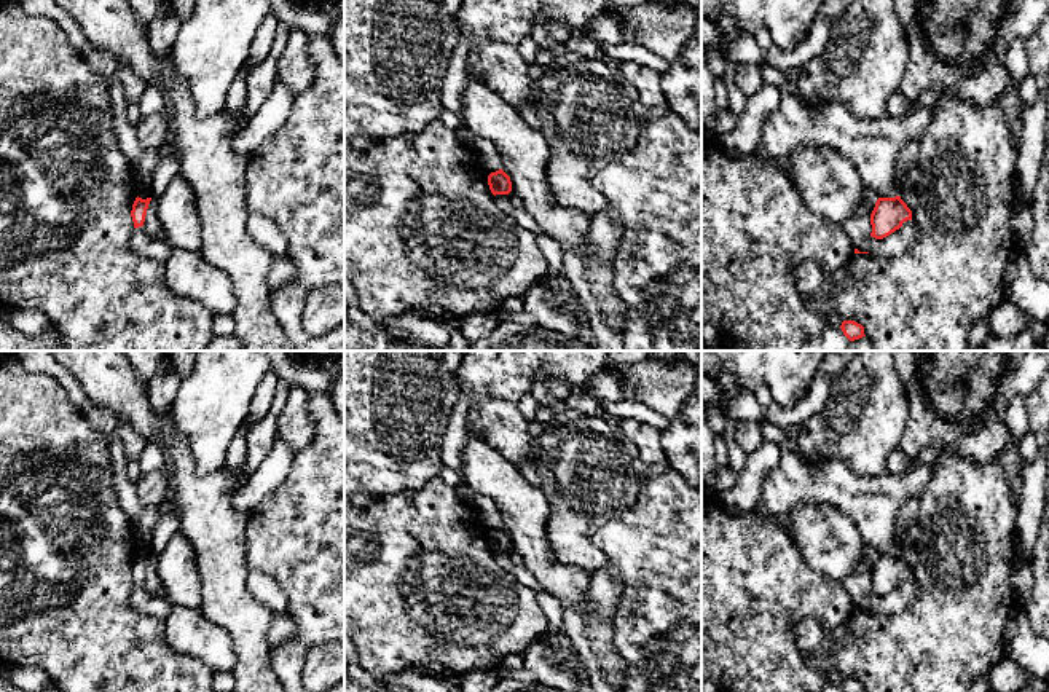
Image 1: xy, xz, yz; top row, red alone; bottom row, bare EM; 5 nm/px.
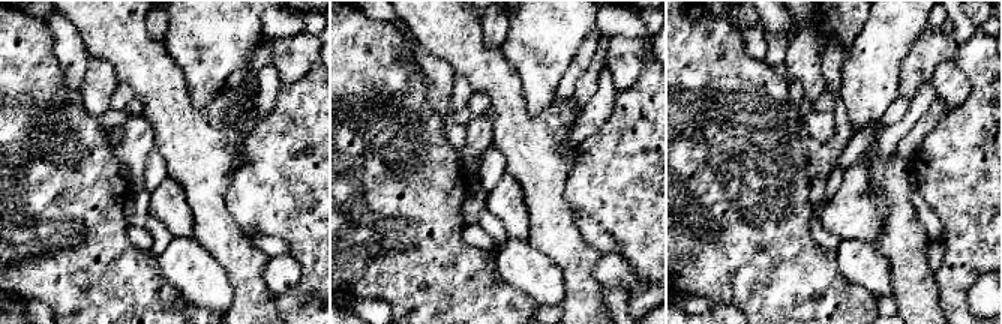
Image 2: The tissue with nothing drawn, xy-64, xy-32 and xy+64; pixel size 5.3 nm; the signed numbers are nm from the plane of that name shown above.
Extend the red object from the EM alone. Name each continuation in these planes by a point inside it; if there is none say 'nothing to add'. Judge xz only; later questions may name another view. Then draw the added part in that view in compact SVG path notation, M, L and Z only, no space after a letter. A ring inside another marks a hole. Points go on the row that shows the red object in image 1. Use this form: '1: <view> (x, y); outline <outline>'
nothing to add

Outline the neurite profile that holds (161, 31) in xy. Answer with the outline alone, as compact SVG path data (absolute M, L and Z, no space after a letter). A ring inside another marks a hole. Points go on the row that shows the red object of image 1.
M161 0L147 26L148 43L158 57L171 56L179 29L179 18L171 10L167 0Z

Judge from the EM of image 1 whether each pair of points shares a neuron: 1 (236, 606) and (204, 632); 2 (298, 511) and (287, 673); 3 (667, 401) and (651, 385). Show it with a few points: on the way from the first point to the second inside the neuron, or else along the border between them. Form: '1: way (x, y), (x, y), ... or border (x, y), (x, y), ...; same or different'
1: border (200, 608), (206, 617), (228, 635), (235, 654); different
2: way (305, 550), (305, 633); same
3: way (663, 397), (654, 388); same

